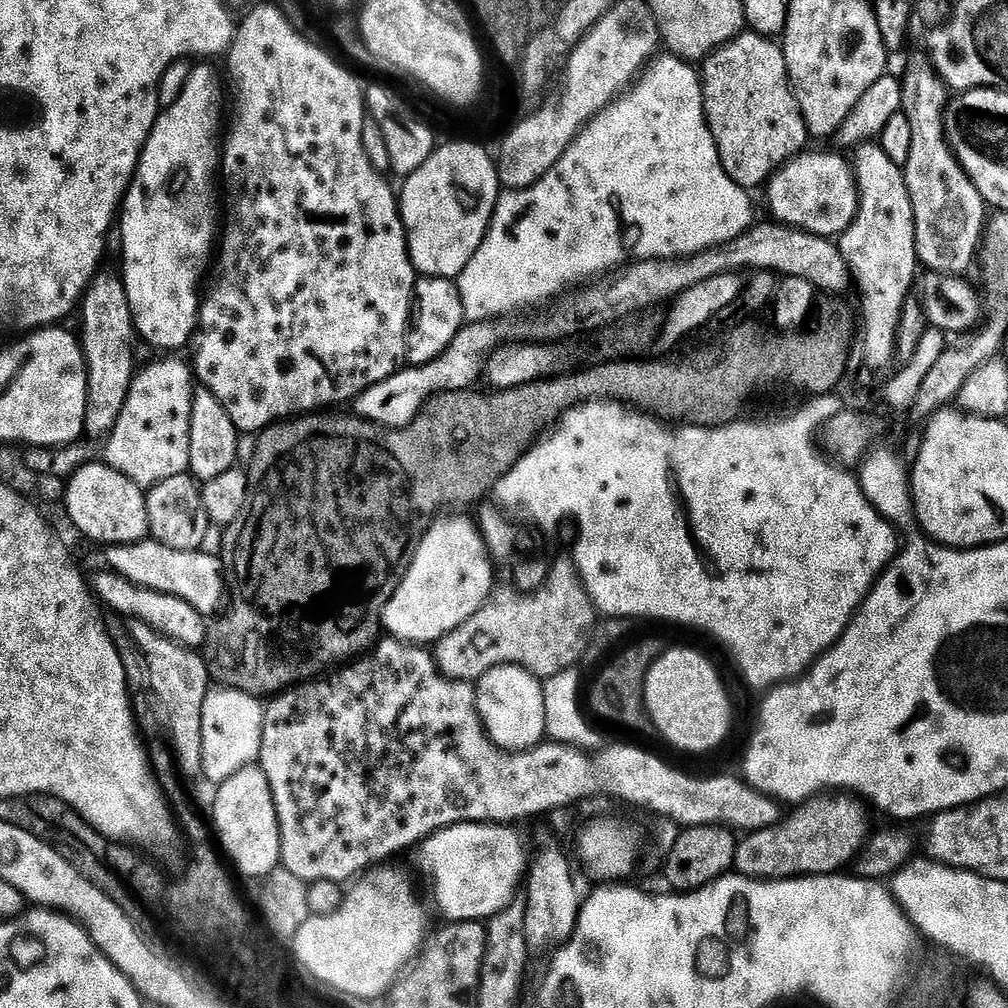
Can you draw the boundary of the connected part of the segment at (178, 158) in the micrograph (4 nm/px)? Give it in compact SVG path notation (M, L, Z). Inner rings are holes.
M197 63L190 78L186 78L186 86L182 86L182 94L178 94L178 102L157 115L140 155L136 177L124 195L122 211L118 216L120 244L124 247L122 279L130 302L132 323L141 341L144 339L146 343L161 348L164 354L179 353L176 351L187 344L189 347L193 339L200 314L202 281L209 271L214 245L218 240L216 188L218 192L218 173L222 168L220 115L224 112L226 88L220 85L219 74L208 64L211 63Z

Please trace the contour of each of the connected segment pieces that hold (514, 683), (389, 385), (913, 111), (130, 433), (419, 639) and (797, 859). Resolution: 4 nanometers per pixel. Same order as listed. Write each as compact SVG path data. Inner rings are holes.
M503 664L492 668L475 685L476 709L494 744L505 752L527 752L545 739L546 709L543 683L525 668Z
M500 322L465 323L450 346L438 358L425 364L401 367L390 378L378 382L356 397L355 415L381 428L404 428L421 412L433 396L443 392L462 392L473 387L476 379L485 375L488 361L501 347L504 328Z
M927 55L916 56L902 72L902 102L906 118L910 118L910 158L902 166L906 190L910 194L910 206L914 210L916 227L916 258L925 264L928 272L941 272L943 276L959 276L967 273L972 259L976 256L976 247L980 244L980 235L986 232L984 212L986 205L978 194L974 182L964 173L964 167L956 160L948 138L944 135L944 110L948 106L950 89L941 79L934 64Z
M160 358L139 369L132 377L130 394L122 415L103 445L103 463L126 474L135 484L147 490L166 478L188 472L190 462L190 422L194 372L180 358Z
M448 516L445 520L433 520L406 570L403 582L386 606L382 621L383 631L389 637L407 640L410 644L435 645L436 641L450 634L450 630L462 626L462 622L473 616L492 595L492 567L494 561L488 555L482 534L469 517L468 520L464 516Z
M821 794L814 796L812 799L804 801L803 804L793 807L791 811L789 811L792 813L790 813L789 816L787 813L787 815L781 818L774 826L770 826L766 830L747 833L736 846L735 871L739 873L739 875L749 876L751 880L783 880L785 878L799 878L801 876L831 876L839 873L841 870L847 869L849 865L853 863L861 852L861 849L864 848L865 844L867 844L870 839L867 811L869 812L869 809L866 807L865 801L852 794Z

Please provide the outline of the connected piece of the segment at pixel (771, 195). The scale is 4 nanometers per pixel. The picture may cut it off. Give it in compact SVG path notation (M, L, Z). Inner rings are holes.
M812 152L793 156L772 175L766 185L768 208L777 221L801 228L815 236L839 238L854 222L860 209L853 165L832 152ZM809 155L809 156L808 156Z

